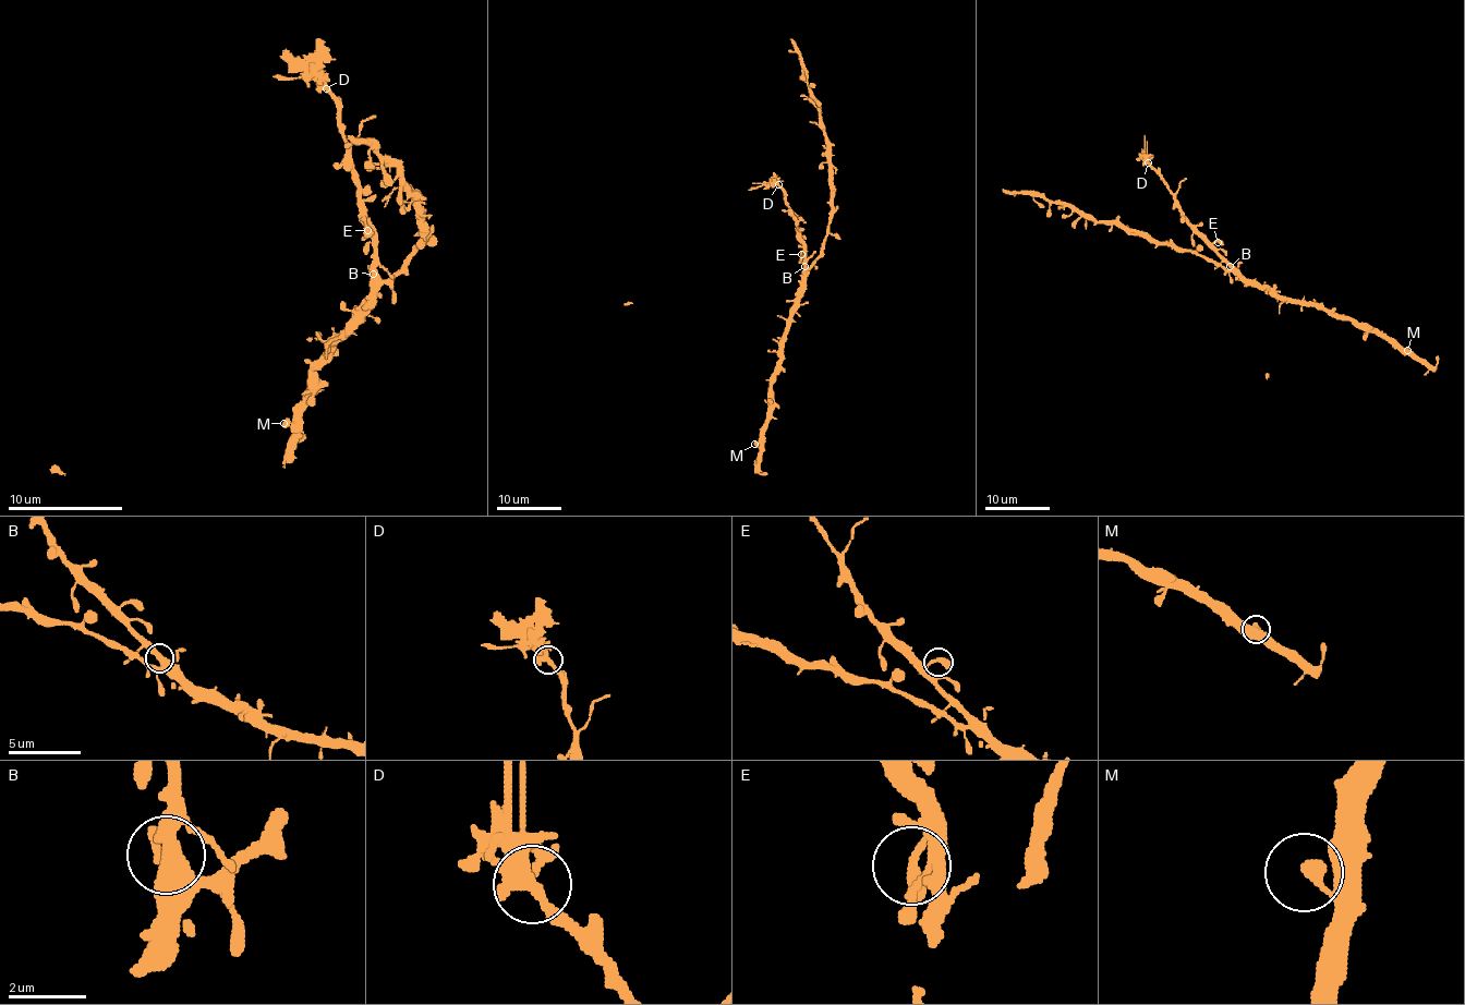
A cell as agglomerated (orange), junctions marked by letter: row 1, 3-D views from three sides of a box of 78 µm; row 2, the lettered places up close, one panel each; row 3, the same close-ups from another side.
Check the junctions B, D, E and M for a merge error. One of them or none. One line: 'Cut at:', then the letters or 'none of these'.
Cut at: D

